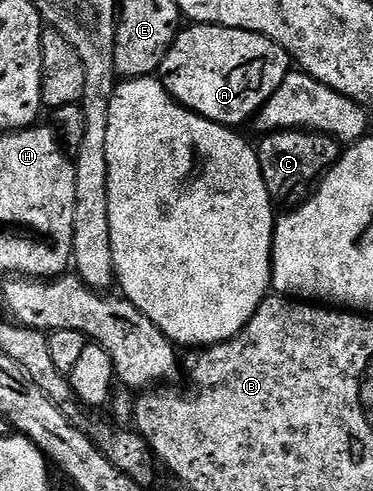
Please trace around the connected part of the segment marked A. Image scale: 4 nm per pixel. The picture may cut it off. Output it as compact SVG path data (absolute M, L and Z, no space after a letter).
M211 23L190 25L179 30L174 36L173 43L162 56L162 63L157 69L160 81L165 85L166 92L189 111L195 111L214 123L221 123L223 127L231 129L241 128L241 123L246 123L257 116L260 110L280 89L284 77L292 70L290 54L276 41L264 37L260 33L252 33L235 27L217 27Z

